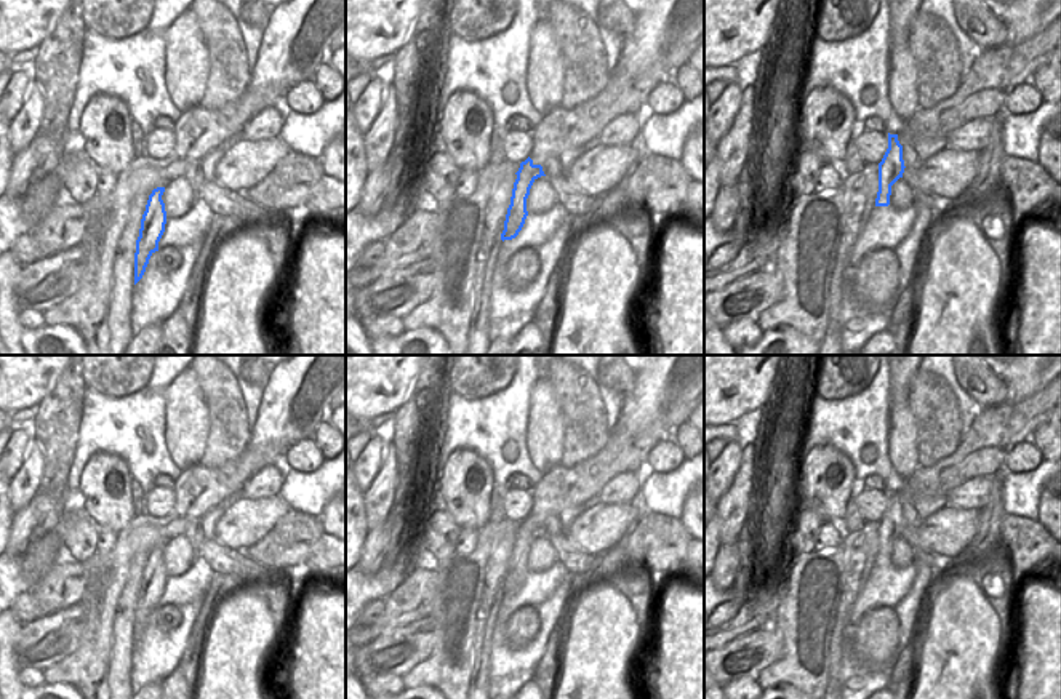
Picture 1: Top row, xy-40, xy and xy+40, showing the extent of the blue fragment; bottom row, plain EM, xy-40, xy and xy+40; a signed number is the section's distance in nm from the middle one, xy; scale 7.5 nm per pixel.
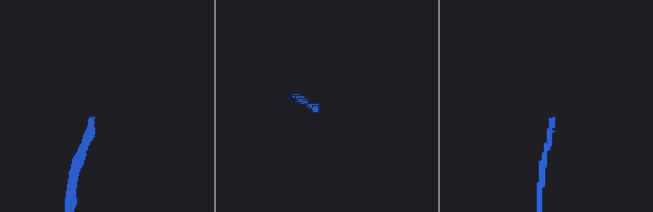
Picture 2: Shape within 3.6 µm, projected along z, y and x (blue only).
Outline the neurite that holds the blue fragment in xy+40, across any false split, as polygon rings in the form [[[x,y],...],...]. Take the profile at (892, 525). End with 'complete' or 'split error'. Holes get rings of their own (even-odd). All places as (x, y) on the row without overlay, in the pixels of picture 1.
[[[888,491],[888,507],[879,521],[879,550],[875,565],[888,565],[891,544],[903,536],[904,531],[903,504],[898,499],[898,493]]] | complete

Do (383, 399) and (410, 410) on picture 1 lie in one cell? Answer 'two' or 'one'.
two

